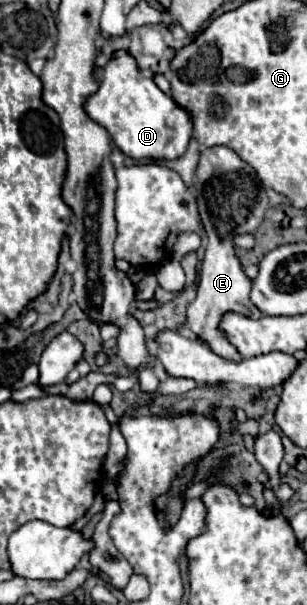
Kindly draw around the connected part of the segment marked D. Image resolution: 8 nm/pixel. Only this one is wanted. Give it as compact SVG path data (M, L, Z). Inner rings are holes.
M115 50L103 66L99 90L87 98L85 110L109 132L115 146L133 160L173 160L187 150L193 132L193 122L187 110L161 92L151 78L141 78L141 70L127 50Z

